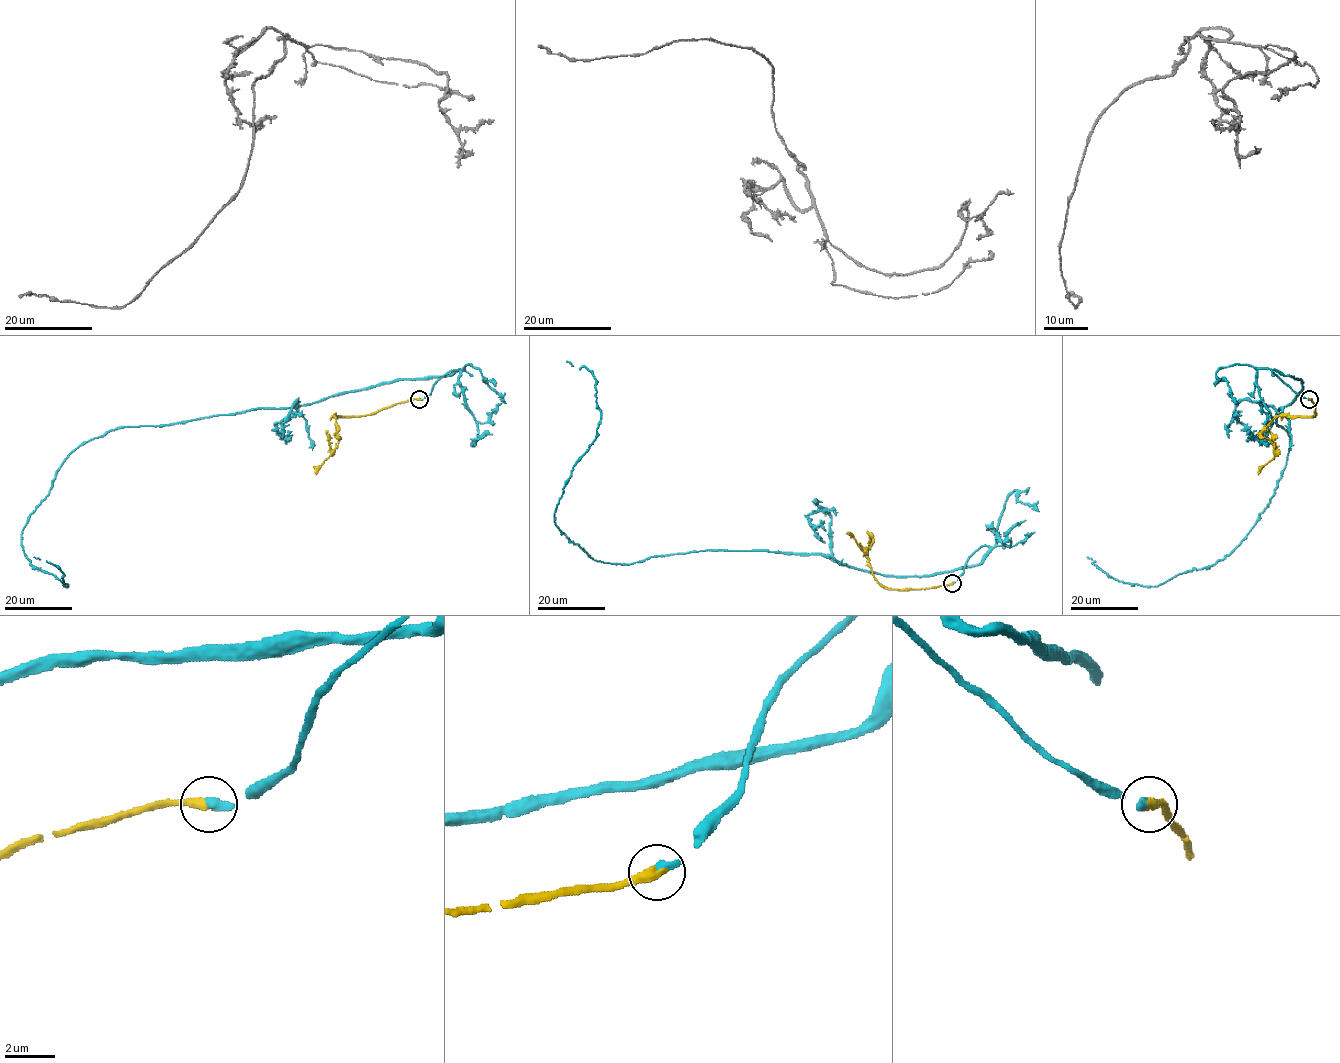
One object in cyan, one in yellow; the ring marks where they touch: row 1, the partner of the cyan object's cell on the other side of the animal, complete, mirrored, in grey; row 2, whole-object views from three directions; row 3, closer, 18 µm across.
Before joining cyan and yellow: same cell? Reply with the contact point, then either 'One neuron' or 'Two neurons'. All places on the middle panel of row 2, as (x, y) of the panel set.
Place: (952, 583). One neuron

